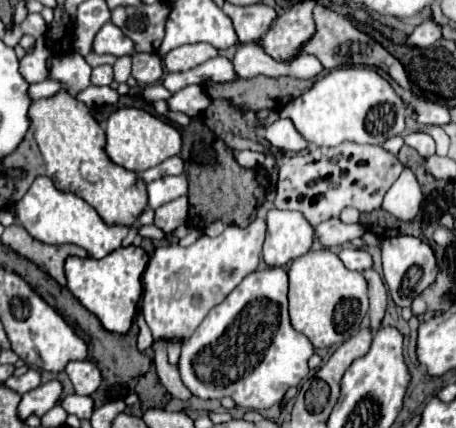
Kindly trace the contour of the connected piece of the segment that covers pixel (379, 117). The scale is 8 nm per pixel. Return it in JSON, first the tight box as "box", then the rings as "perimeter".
{"box":[281,66,407,146],"perimeter":[[[343,66],[319,78],[309,92],[289,102],[281,110],[281,116],[291,118],[299,134],[315,146],[337,146],[341,142],[381,146],[385,140],[405,130],[407,108],[391,84],[375,70],[365,66]]]}

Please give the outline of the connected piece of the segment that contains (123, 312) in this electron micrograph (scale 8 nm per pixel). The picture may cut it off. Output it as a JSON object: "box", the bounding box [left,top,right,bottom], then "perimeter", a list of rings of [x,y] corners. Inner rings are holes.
{"box":[65,246,149,334],"perimeter":[[[121,246],[107,254],[105,258],[77,258],[69,256],[65,260],[65,274],[67,274],[67,288],[73,292],[73,296],[89,310],[93,312],[99,322],[111,330],[125,334],[133,318],[137,314],[137,304],[141,298],[141,274],[149,262],[149,256],[137,248],[137,246]]]}

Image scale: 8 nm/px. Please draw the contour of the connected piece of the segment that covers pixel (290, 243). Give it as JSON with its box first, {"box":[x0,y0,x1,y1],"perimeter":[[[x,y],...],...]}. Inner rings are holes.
{"box":[263,208,313,266],"perimeter":[[[271,208],[267,212],[267,238],[263,260],[267,266],[287,266],[311,250],[313,226],[297,212]]]}

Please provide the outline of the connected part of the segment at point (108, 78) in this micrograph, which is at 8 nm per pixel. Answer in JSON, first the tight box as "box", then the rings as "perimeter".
{"box":[91,64,113,86],"perimeter":[[[109,64],[93,68],[91,84],[95,84],[95,86],[109,86],[111,82],[113,82],[113,68]]]}

